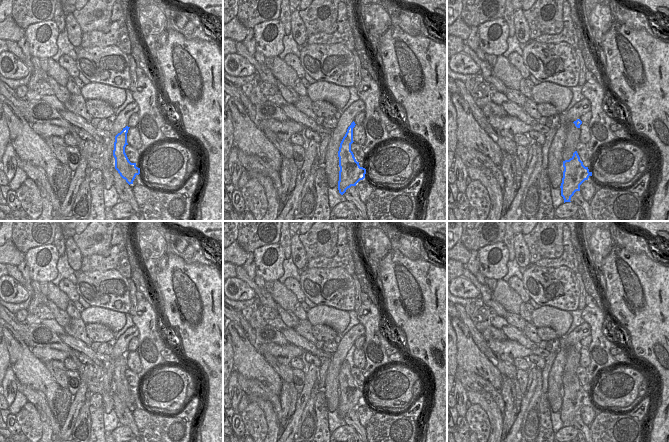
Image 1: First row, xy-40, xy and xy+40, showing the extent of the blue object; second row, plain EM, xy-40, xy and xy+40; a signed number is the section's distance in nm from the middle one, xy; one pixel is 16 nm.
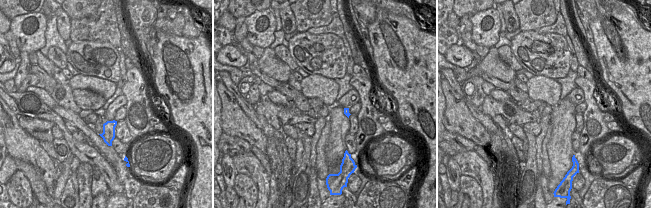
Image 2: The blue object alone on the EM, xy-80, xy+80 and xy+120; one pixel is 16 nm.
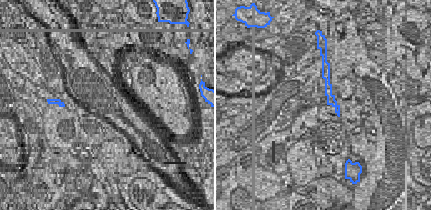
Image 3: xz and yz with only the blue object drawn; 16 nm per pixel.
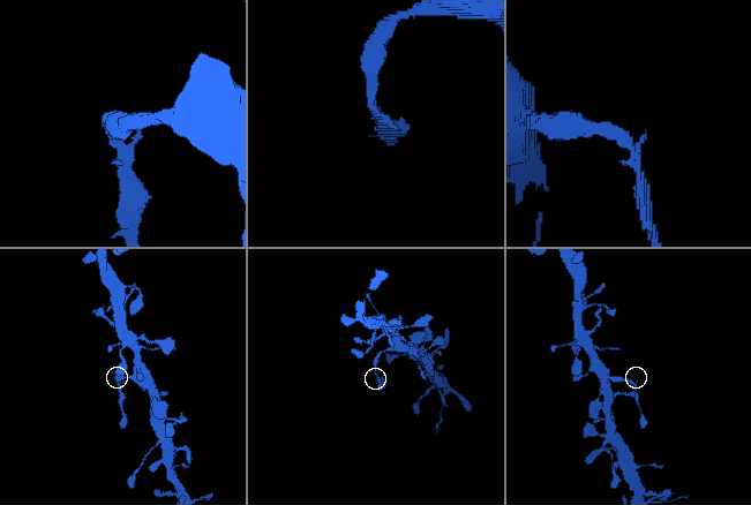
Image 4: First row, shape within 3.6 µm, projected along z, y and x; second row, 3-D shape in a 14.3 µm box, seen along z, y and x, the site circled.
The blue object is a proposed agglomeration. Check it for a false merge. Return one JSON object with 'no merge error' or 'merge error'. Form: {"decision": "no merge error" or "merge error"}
{"decision": "no merge error"}

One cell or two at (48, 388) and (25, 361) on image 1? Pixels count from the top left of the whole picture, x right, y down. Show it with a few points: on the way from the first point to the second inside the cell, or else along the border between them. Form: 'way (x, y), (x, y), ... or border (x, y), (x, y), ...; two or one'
way (43, 381), (30, 368); one

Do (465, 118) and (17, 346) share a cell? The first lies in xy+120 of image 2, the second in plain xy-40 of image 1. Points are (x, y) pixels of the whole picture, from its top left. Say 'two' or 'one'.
one

